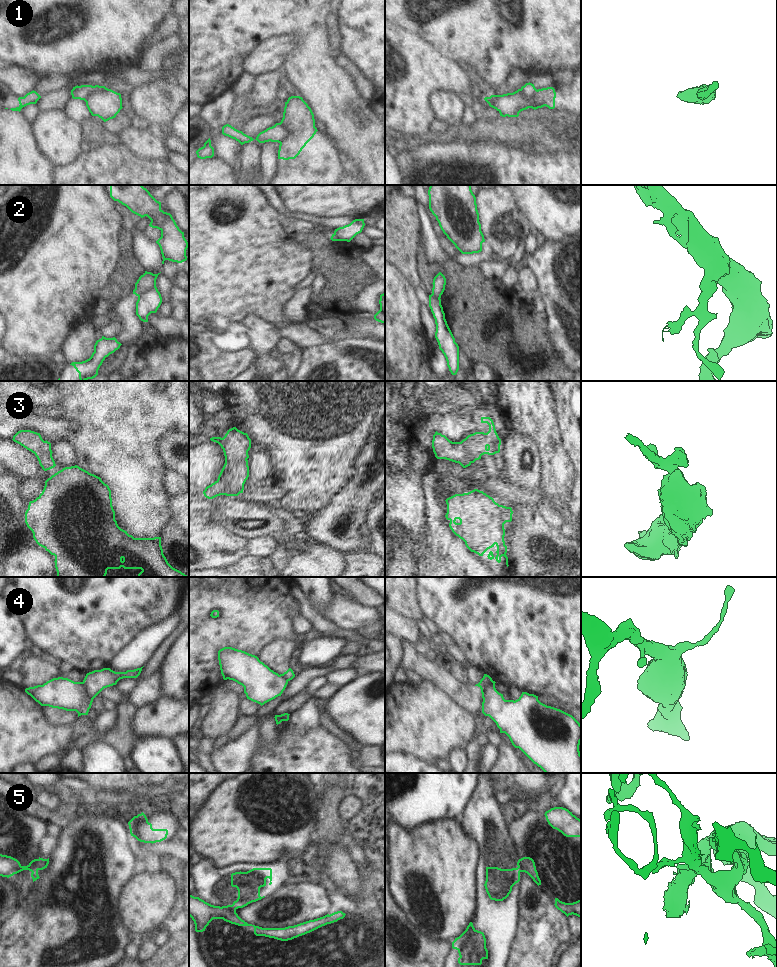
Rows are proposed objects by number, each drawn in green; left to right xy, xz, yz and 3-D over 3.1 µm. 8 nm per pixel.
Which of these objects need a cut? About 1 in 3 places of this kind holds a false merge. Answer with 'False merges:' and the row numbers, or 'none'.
False merges: 1, 2, 4, 5

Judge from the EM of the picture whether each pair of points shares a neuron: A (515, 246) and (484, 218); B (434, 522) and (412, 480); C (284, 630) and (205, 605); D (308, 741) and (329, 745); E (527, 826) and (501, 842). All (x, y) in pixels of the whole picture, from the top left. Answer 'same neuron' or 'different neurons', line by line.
A: same neuron
B: different neurons
C: same neuron
D: same neuron
E: different neurons

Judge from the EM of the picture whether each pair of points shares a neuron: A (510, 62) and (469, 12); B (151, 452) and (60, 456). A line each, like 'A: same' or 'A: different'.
A: same
B: different

